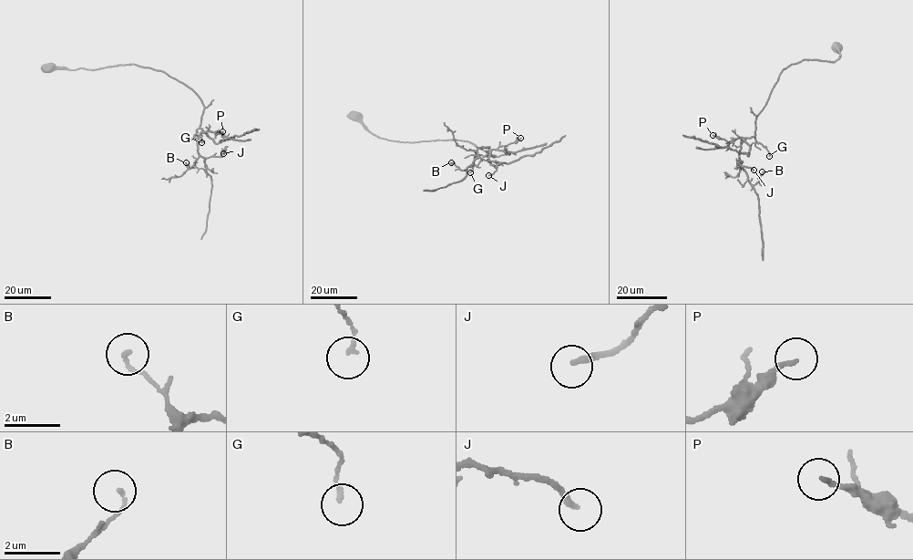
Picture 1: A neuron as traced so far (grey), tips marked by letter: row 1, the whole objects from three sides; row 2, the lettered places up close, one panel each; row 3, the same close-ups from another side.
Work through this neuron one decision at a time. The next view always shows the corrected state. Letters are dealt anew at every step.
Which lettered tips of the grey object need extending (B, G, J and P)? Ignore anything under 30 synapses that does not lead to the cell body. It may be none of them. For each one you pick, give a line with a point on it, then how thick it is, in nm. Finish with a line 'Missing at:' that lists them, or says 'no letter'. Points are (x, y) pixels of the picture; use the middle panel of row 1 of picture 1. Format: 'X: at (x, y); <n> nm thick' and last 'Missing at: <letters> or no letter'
Missing at: no letter

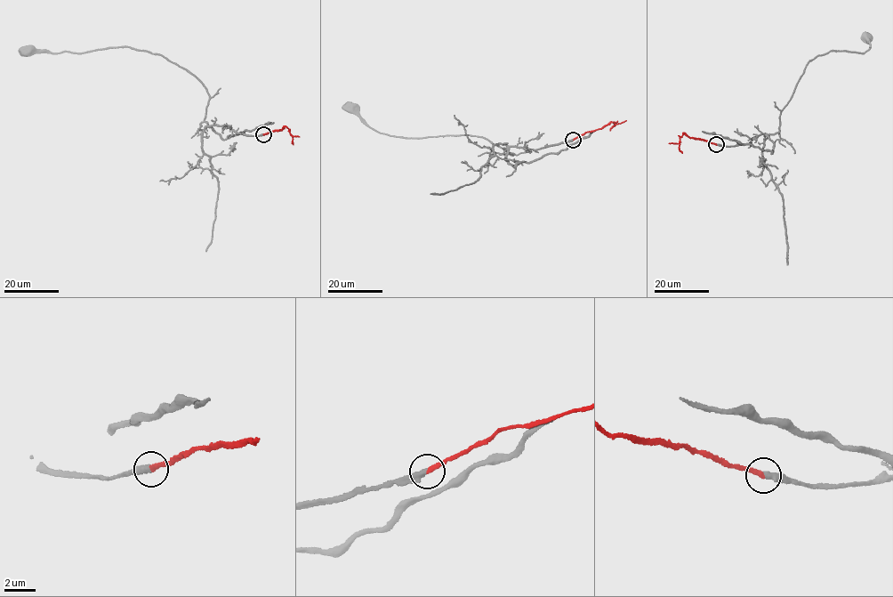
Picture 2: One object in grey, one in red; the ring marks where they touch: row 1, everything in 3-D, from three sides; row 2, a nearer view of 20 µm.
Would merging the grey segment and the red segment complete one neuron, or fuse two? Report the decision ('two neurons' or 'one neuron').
one neuron

